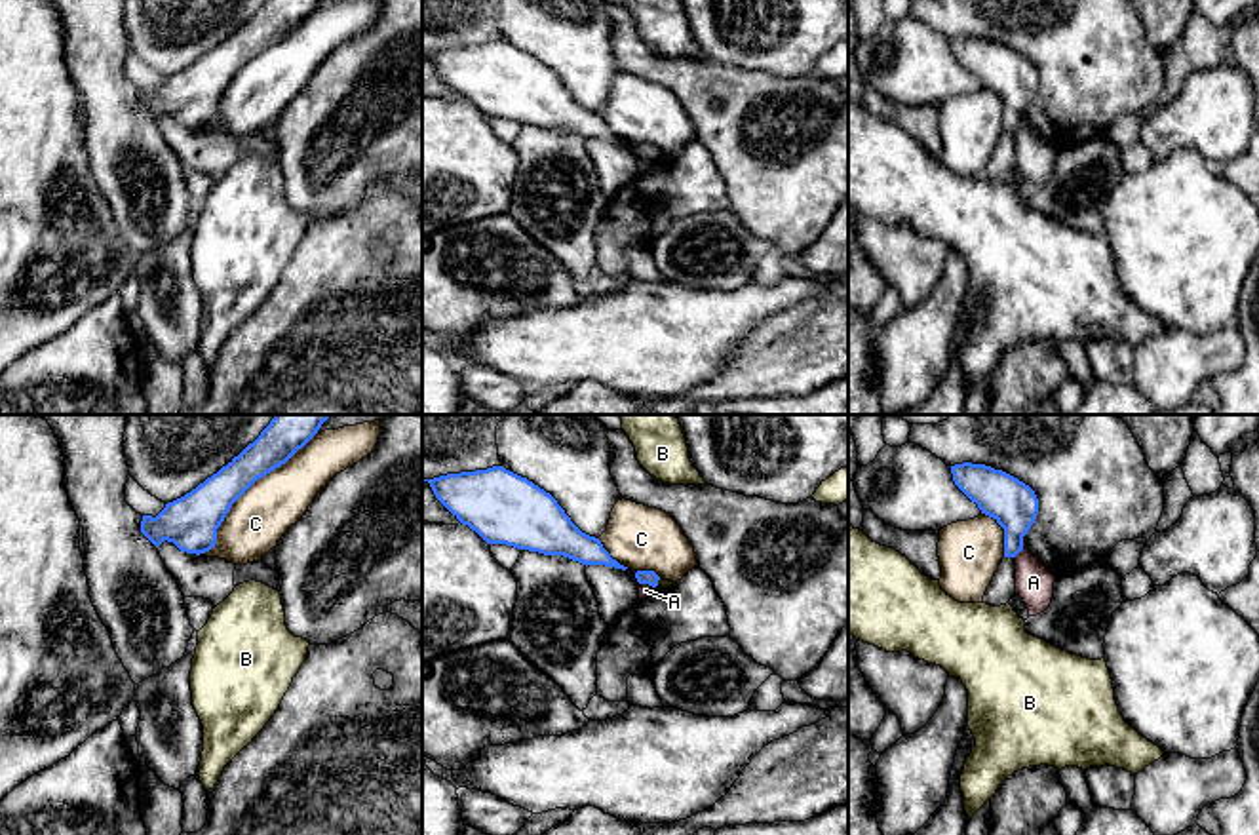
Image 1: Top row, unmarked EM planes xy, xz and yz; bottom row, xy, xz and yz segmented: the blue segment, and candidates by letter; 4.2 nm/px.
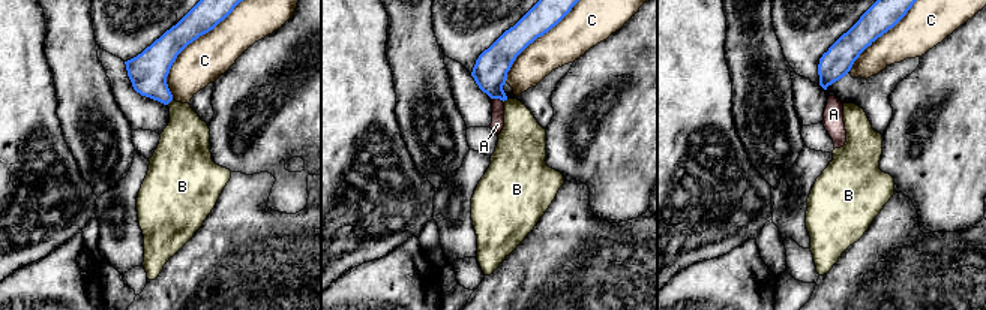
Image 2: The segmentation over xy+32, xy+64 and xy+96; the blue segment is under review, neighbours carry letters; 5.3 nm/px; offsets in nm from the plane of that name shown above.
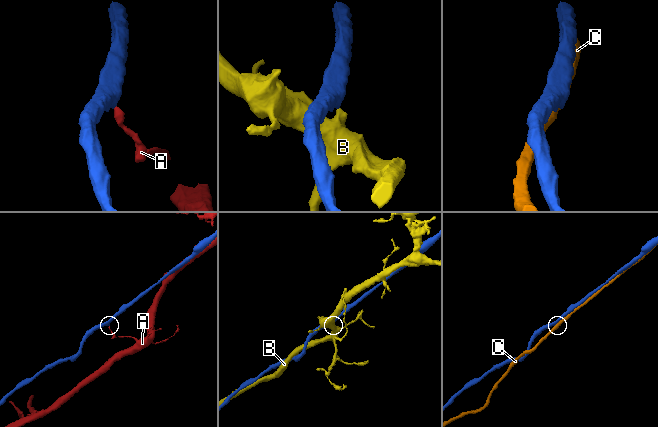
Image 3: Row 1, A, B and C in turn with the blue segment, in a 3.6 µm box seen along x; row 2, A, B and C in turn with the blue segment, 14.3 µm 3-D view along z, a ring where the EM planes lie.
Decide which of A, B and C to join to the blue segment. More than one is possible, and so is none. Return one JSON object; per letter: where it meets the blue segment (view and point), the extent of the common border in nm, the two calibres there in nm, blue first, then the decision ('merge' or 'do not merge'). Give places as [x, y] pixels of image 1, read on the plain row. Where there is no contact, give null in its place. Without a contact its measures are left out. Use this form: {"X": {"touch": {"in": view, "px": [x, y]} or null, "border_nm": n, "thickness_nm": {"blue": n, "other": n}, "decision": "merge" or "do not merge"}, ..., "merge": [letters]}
{"A": {"touch": {"in": "yz", "px": [1018, 126]}, "border_nm": 60, "thickness_nm": {"blue": 200, "other": 160}, "decision": "do not merge"}, "B": {"touch": {"in": "xz", "px": [657, 156]}, "border_nm": 40, "thickness_nm": {"blue": 60, "other": 40}, "decision": "do not merge"}, "C": {"touch": {"in": "xy", "px": [250, 59]}, "border_nm": 700, "thickness_nm": {"blue": 200, "other": 240}, "decision": "do not merge"}, "merge": []}

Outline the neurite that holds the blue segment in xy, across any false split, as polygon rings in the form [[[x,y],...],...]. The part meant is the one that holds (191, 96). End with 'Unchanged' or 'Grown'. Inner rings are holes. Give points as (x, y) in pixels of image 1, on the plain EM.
[[[266,0],[253,17],[196,63],[167,76],[156,91],[143,89],[141,107],[156,122],[167,114],[186,127],[209,126],[232,78],[257,53],[285,38],[320,2]]]. Unchanged

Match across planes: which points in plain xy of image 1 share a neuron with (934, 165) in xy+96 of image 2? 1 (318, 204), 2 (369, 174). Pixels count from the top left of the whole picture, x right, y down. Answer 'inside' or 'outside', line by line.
1: inside
2: inside

